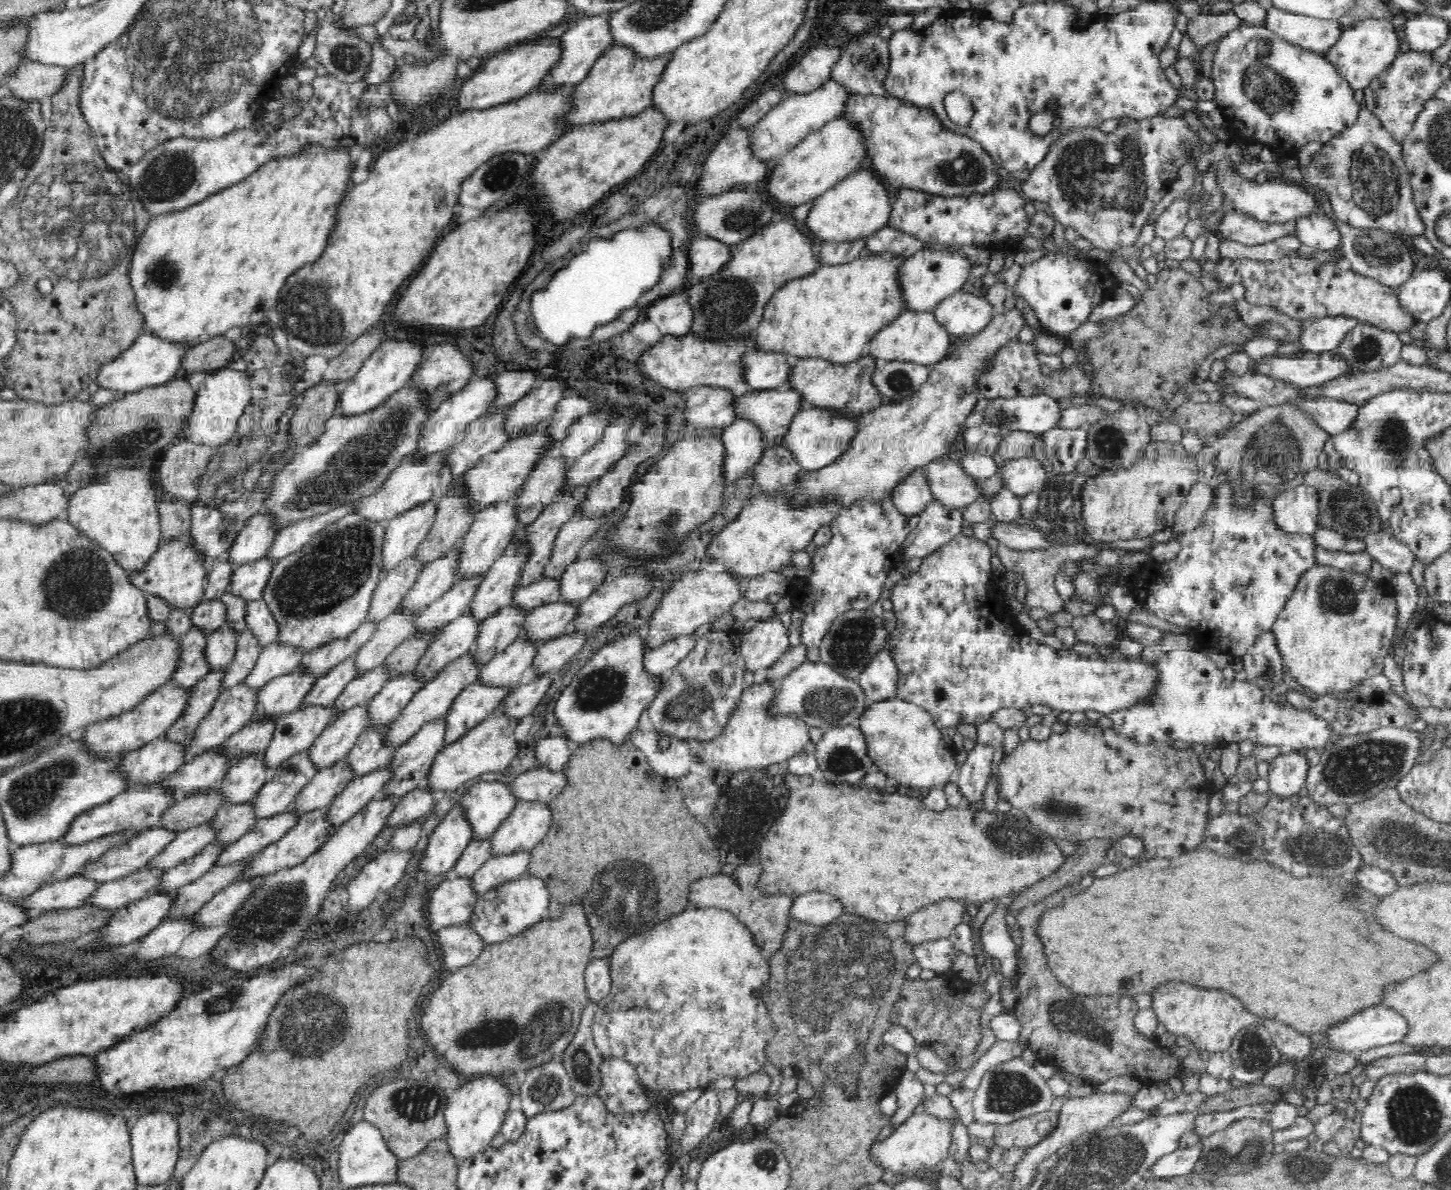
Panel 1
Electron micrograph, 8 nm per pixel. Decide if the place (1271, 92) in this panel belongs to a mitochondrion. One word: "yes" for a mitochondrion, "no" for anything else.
yes

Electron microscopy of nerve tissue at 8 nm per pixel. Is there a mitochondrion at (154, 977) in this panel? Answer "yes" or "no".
no

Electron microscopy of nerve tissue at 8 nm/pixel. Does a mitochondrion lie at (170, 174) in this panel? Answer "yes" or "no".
yes

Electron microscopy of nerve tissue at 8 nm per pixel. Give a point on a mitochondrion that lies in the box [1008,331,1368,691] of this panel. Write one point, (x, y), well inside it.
(1274, 444)

